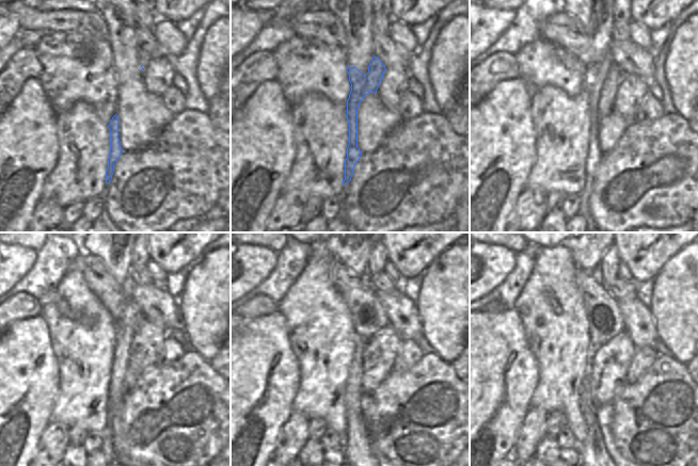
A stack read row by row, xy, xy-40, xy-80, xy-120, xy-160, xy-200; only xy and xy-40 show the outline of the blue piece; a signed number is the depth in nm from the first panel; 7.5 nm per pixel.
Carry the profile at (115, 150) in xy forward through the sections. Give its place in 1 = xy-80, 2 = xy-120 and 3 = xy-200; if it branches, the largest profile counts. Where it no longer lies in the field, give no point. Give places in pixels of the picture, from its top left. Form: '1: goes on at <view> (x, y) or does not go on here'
1: goes on at xy-80 (603, 76)
2: goes on at xy-120 (125, 328)
3: goes on at xy-200 (592, 449)

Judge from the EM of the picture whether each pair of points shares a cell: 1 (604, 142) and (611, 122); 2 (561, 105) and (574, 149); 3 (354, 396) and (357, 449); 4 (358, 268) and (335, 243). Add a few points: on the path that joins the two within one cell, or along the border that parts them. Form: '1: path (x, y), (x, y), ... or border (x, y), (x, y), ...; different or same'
1: path (608, 137), (611, 127); same
2: path (561, 115), (561, 127), (572, 139); same
3: path (354, 408), (357, 436); same
4: path (353, 261), (342, 250); same

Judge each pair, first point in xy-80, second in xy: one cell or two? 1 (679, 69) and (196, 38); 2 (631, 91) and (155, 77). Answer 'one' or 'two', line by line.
1: two
2: one

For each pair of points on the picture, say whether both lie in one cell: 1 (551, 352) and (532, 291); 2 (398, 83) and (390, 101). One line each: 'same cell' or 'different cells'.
1: same cell
2: same cell

